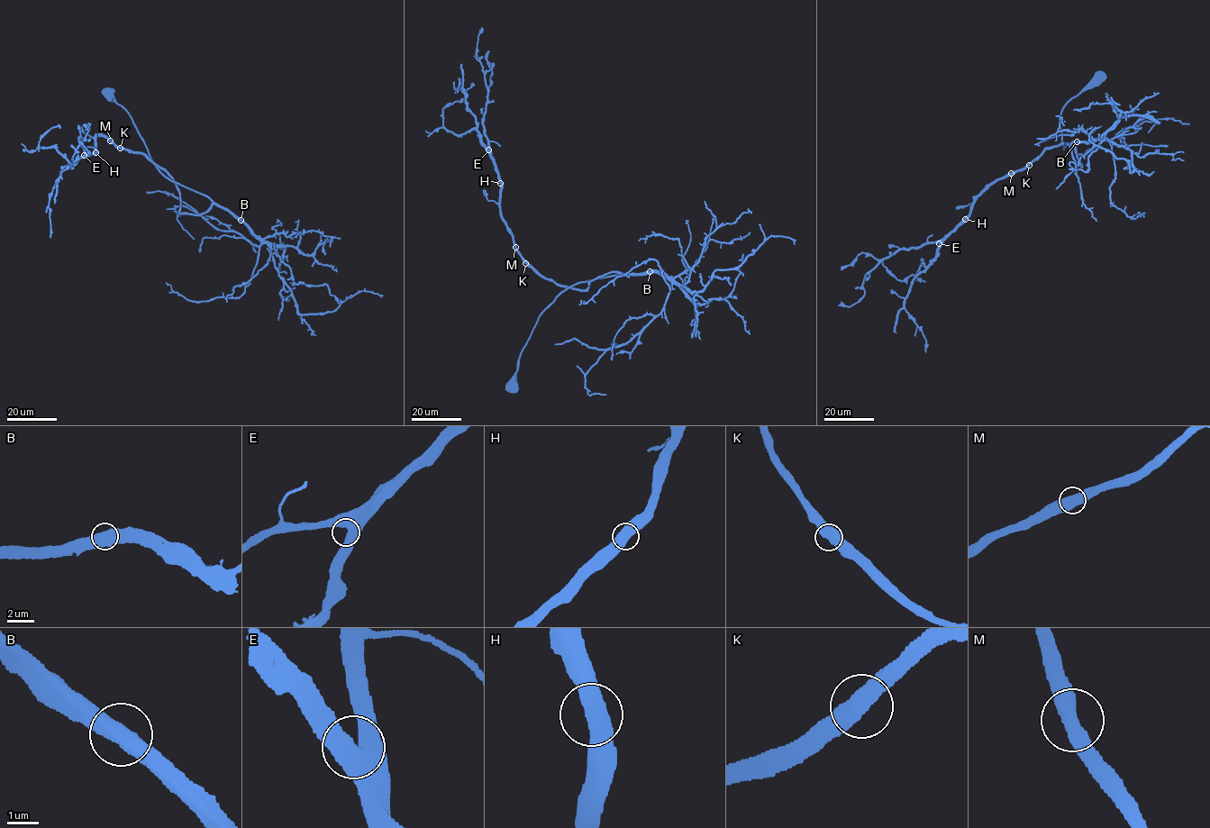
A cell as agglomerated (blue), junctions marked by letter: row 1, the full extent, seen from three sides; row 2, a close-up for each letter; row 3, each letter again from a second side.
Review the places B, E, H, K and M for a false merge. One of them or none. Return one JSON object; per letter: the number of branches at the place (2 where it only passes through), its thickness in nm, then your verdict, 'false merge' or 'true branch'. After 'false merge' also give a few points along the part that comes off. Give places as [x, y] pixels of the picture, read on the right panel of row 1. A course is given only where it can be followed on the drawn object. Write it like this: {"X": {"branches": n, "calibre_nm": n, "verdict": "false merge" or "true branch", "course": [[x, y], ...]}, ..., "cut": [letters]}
{"B": {"branches": 2, "calibre_nm": 600, "verdict": "true branch"}, "E": {"branches": 2, "calibre_nm": 550, "verdict": "true branch"}, "H": {"branches": 2, "calibre_nm": 550, "verdict": "true branch"}, "K": {"branches": 2, "calibre_nm": 600, "verdict": "true branch"}, "M": {"branches": 2, "calibre_nm": 600, "verdict": "true branch"}, "cut": []}

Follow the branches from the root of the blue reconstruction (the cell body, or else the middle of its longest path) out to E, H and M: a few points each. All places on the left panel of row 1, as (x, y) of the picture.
E: (109, 93), (158, 169), (212, 204), (179, 213), (179, 189), (165, 170), (106, 135), (84, 155)
H: (109, 93), (158, 169), (212, 204), (179, 213), (177, 185), (143, 154), (102, 134), (95, 152)
M: (109, 93), (130, 114), (158, 169), (212, 204), (204, 213), (179, 213), (179, 189), (165, 170), (110, 141)

